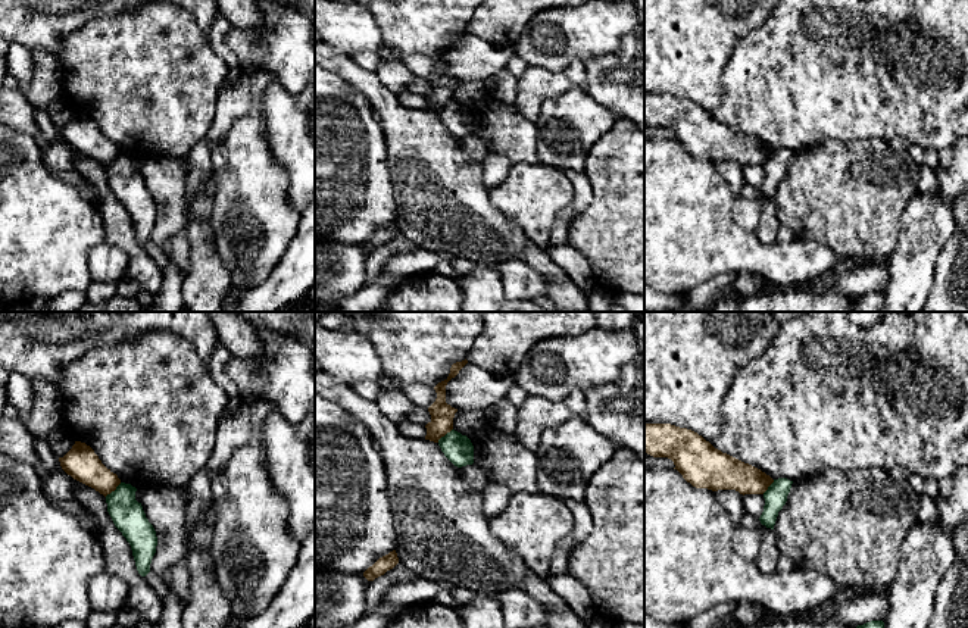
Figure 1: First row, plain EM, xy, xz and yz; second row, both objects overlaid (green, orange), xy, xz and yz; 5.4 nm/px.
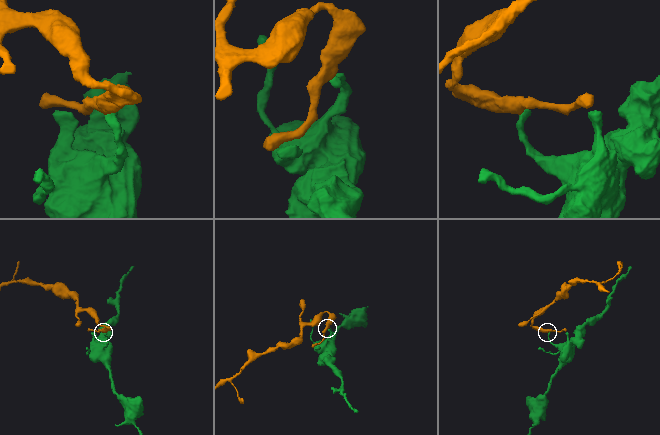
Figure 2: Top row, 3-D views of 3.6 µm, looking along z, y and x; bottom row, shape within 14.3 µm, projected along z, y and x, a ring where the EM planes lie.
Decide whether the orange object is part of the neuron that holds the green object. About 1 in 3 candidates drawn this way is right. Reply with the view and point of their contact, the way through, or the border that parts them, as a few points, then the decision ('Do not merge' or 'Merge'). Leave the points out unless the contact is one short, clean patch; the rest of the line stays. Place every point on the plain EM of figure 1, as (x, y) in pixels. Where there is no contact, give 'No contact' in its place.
Touches green at xy (112, 162). Boundary: xy (121, 153), (105, 166). Do not merge

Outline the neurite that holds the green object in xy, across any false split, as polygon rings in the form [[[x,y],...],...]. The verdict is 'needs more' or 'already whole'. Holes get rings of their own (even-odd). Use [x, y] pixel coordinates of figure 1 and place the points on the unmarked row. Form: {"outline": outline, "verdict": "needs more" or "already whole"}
{"outline": [[[121,153],[115,162],[106,166],[106,174],[115,197],[131,216],[138,244],[146,247],[156,224],[157,207],[141,174],[135,171],[135,162],[137,159],[131,154]]], "verdict": "already whole"}

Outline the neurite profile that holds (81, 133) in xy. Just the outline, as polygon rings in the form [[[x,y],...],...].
[[[75,112],[72,119],[63,128],[59,128],[59,132],[68,146],[94,159],[104,168],[121,154],[118,146],[107,140],[85,113]]]

